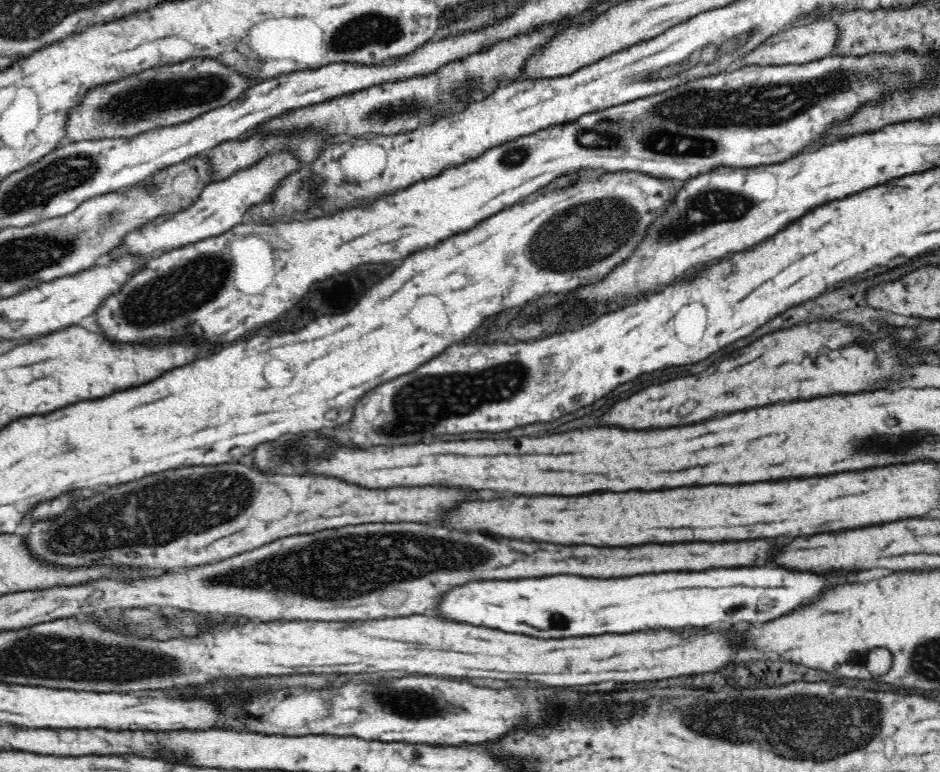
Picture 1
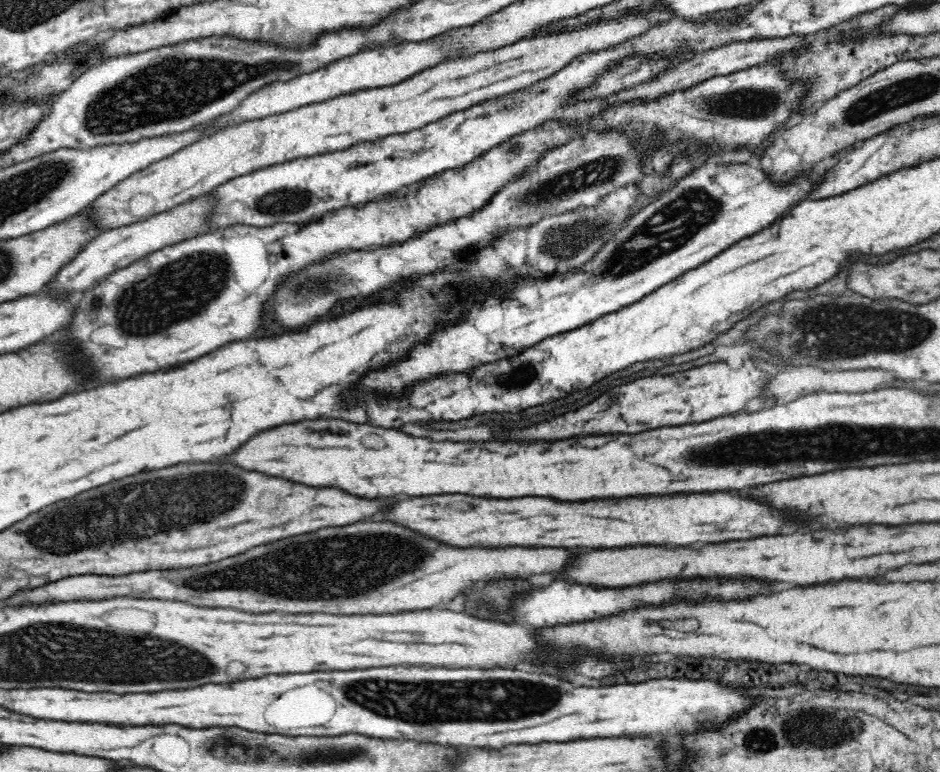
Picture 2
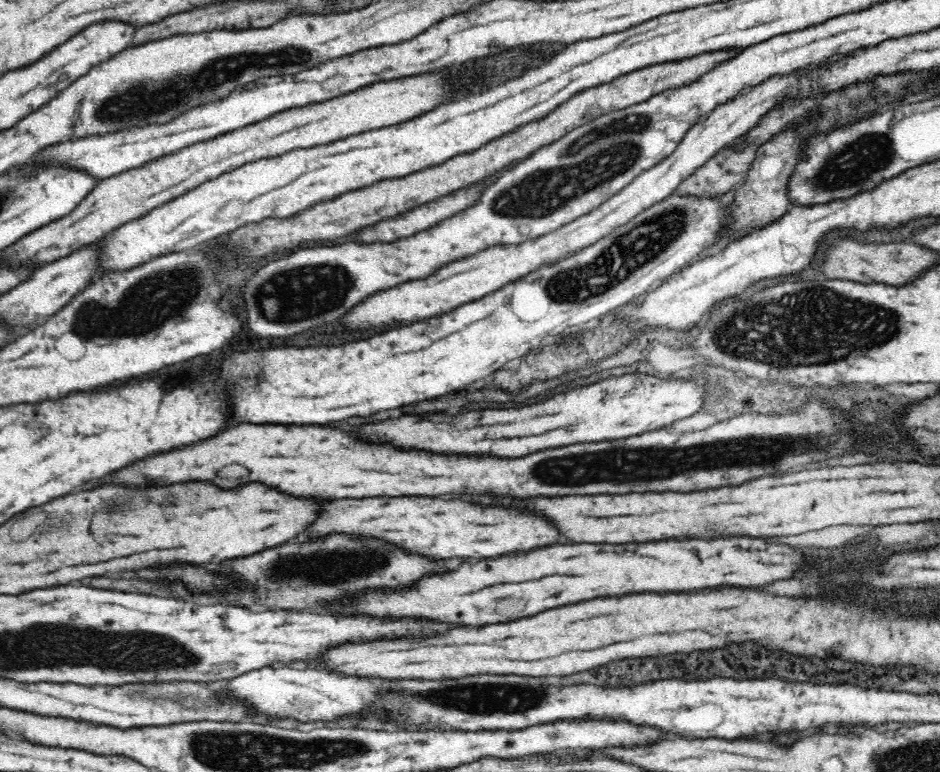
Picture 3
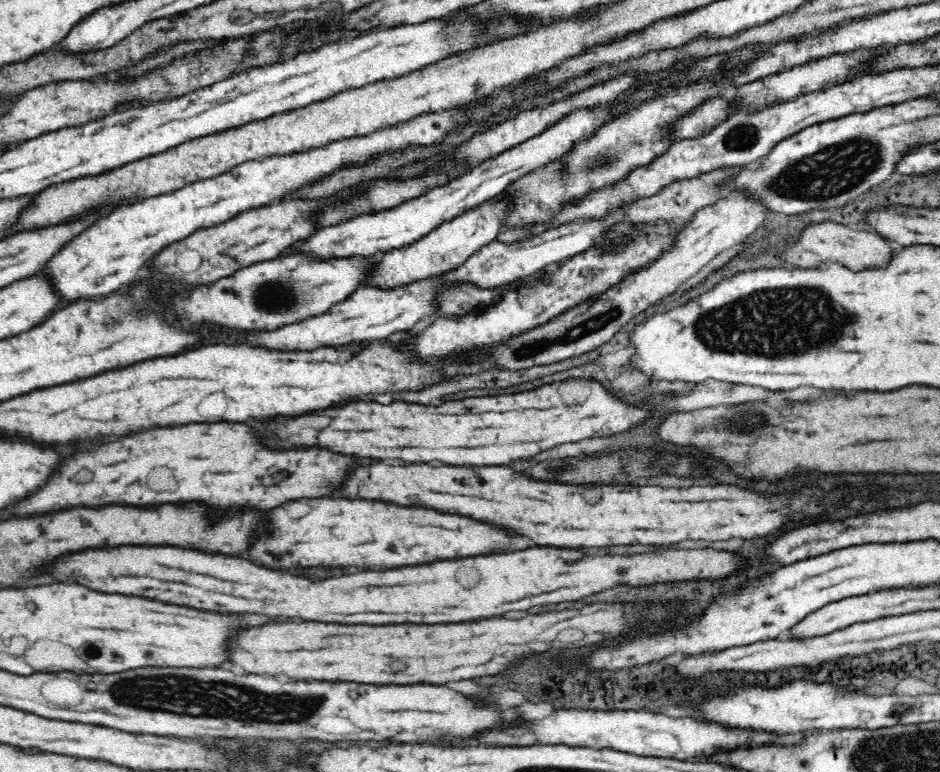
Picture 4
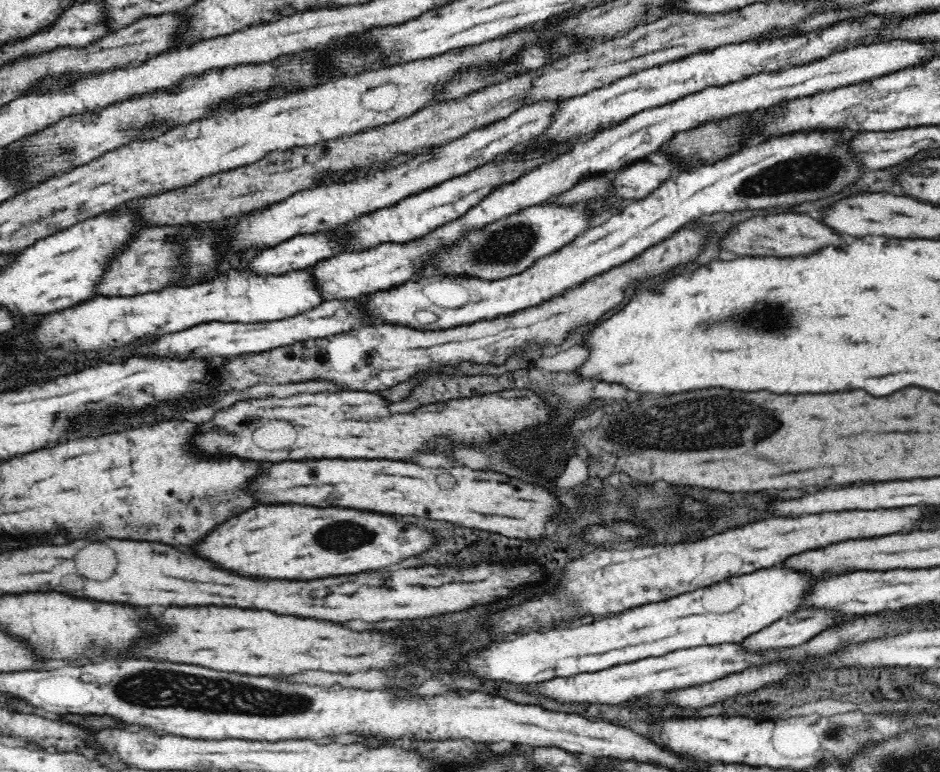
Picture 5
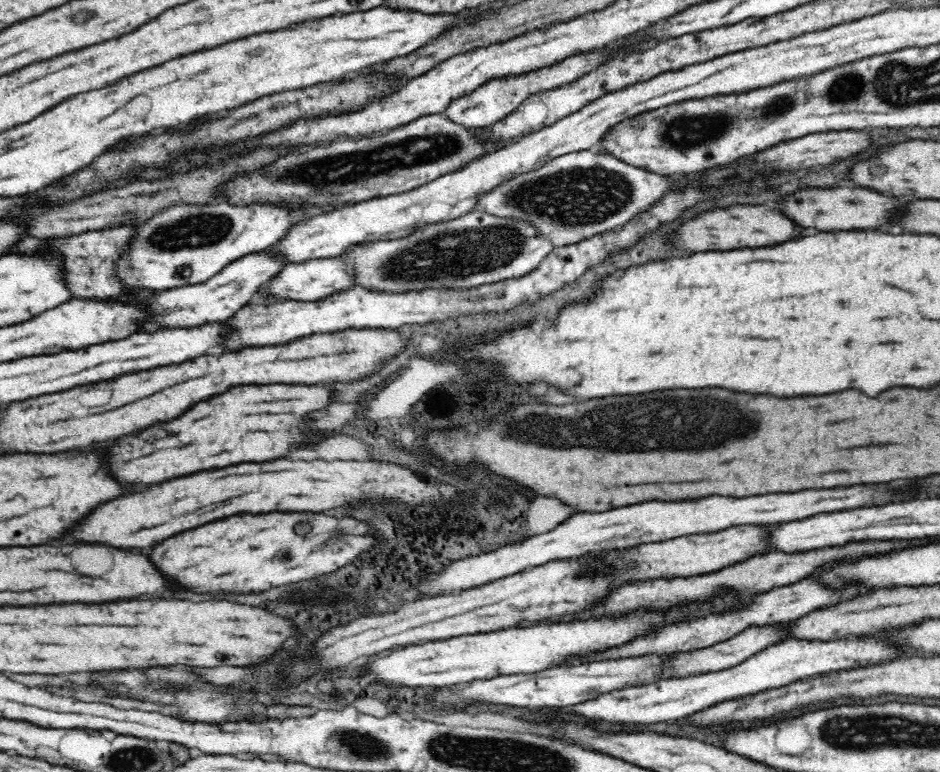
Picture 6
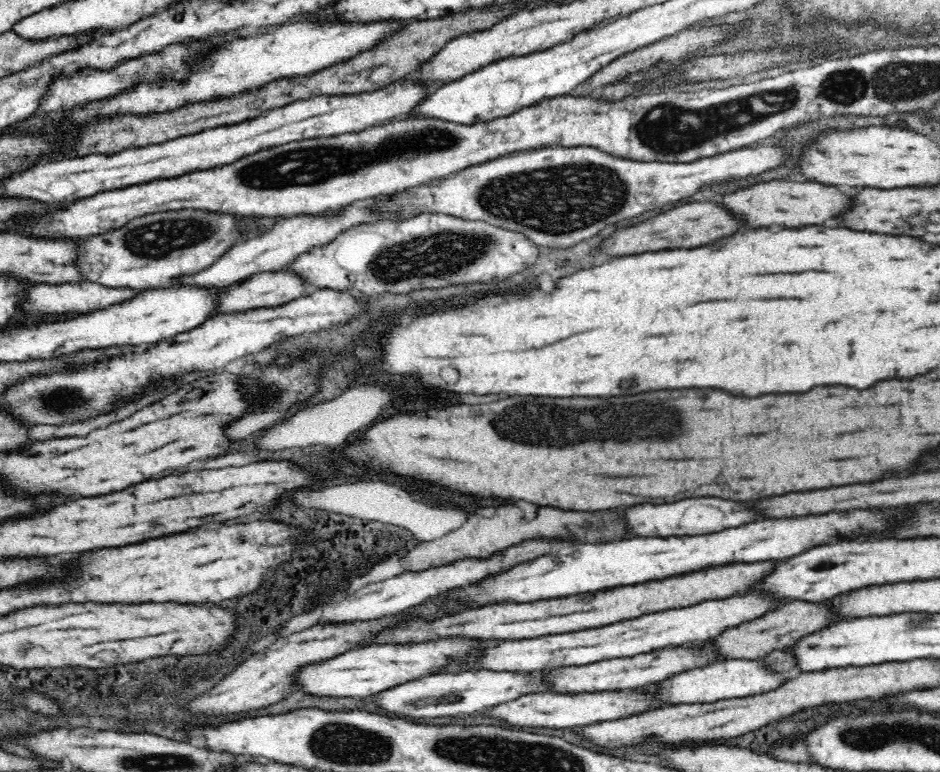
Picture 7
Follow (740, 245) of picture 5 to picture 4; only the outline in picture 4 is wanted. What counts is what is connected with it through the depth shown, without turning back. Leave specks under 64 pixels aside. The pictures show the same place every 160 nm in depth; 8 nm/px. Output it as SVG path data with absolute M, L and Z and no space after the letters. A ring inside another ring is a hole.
M824 222L816 226L808 226L798 242L792 242L792 246L784 248L782 258L786 262L792 262L800 268L818 268L820 264L844 264L850 270L866 270L866 268L886 268L890 258L894 256L894 248L880 238L878 234L870 232L852 232L846 226L834 224L834 222Z

